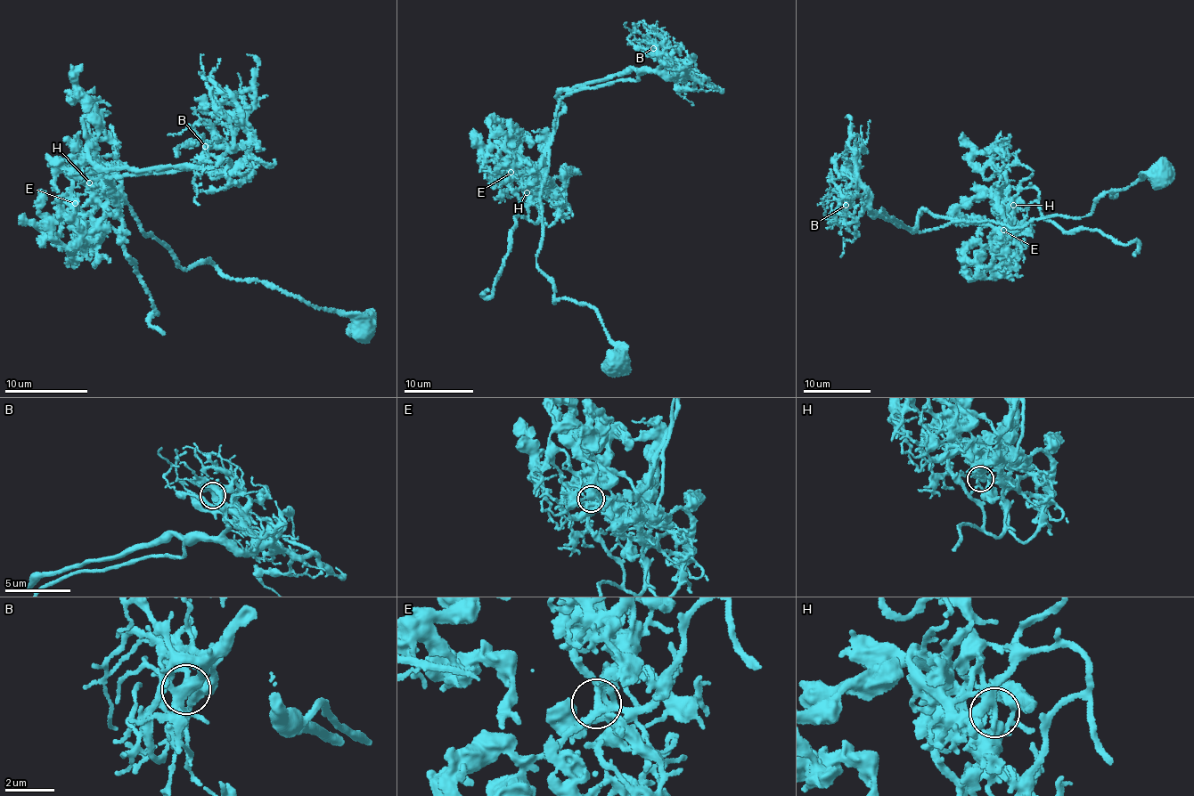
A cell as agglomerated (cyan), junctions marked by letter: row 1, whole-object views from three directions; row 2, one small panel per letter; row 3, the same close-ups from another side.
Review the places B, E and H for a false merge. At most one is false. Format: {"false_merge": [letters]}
{"false_merge": ["H"]}

